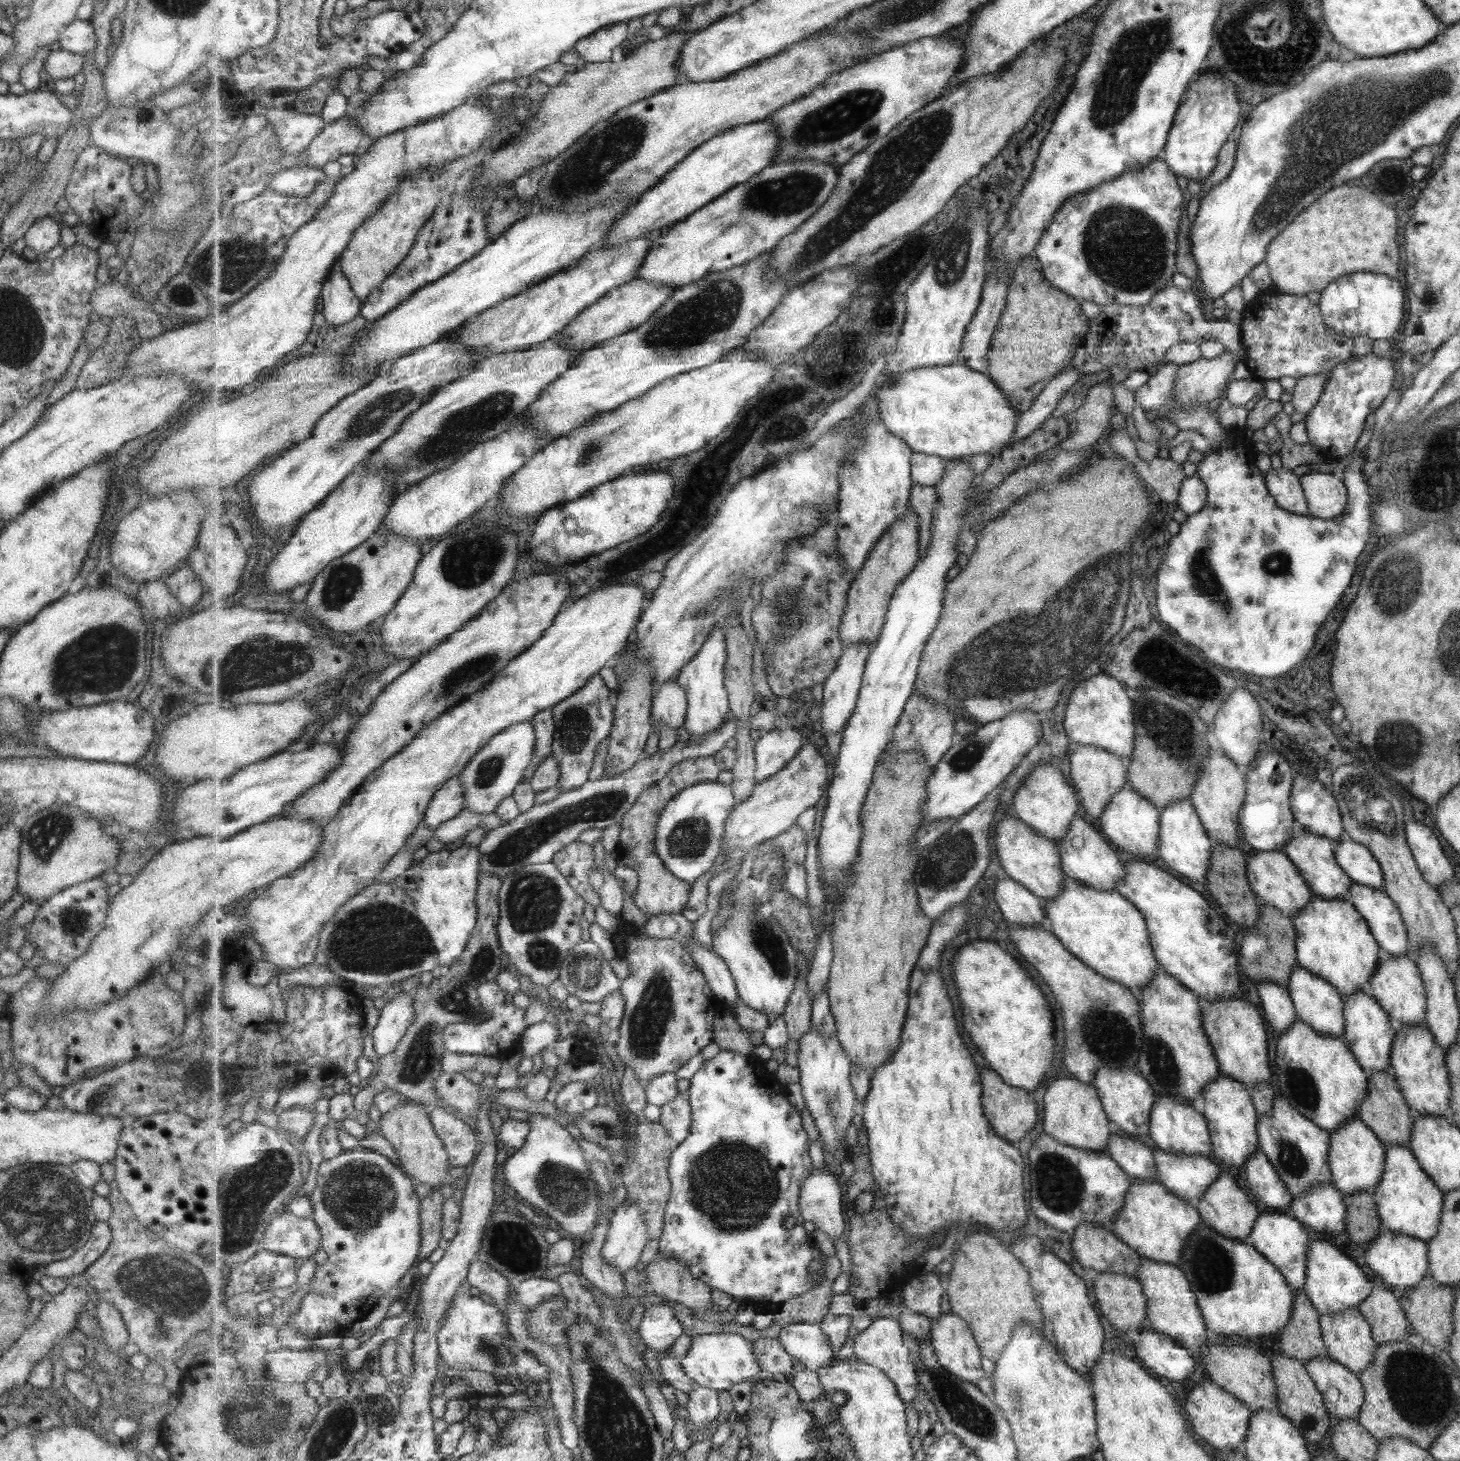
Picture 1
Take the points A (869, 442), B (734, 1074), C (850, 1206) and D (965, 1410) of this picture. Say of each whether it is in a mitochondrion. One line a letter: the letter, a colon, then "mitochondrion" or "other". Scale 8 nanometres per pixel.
A: other
B: other
C: other
D: mitochondrion

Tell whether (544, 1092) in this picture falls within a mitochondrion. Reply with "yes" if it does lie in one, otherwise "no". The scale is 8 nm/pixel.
no

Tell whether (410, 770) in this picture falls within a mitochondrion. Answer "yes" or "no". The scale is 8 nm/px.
no

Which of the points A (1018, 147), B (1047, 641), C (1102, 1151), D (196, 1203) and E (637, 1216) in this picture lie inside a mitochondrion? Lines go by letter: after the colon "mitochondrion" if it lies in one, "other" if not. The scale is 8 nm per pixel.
A: other
B: mitochondrion
C: other
D: other
E: other

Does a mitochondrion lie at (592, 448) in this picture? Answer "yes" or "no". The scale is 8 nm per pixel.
yes

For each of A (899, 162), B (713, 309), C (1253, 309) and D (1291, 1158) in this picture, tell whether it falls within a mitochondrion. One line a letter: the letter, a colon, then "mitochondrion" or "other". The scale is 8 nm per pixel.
A: mitochondrion
B: mitochondrion
C: other
D: mitochondrion

